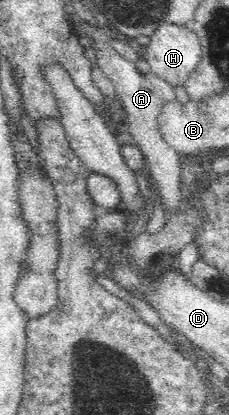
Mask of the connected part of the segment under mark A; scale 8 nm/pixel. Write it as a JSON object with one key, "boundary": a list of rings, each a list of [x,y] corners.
{"boundary":[[[74,24],[78,35],[89,36],[94,41],[92,49],[96,50],[97,65],[106,77],[112,82],[121,112],[128,117],[127,130],[133,137],[134,144],[140,146],[145,157],[146,170],[150,181],[154,184],[161,199],[161,206],[165,213],[165,219],[170,219],[174,213],[179,211],[182,203],[182,189],[180,189],[180,154],[171,148],[158,130],[157,120],[162,114],[163,107],[168,101],[174,101],[174,87],[167,81],[160,79],[156,74],[150,72],[142,75],[133,61],[128,61],[119,55],[112,47],[112,39],[104,34],[98,27]]]}

